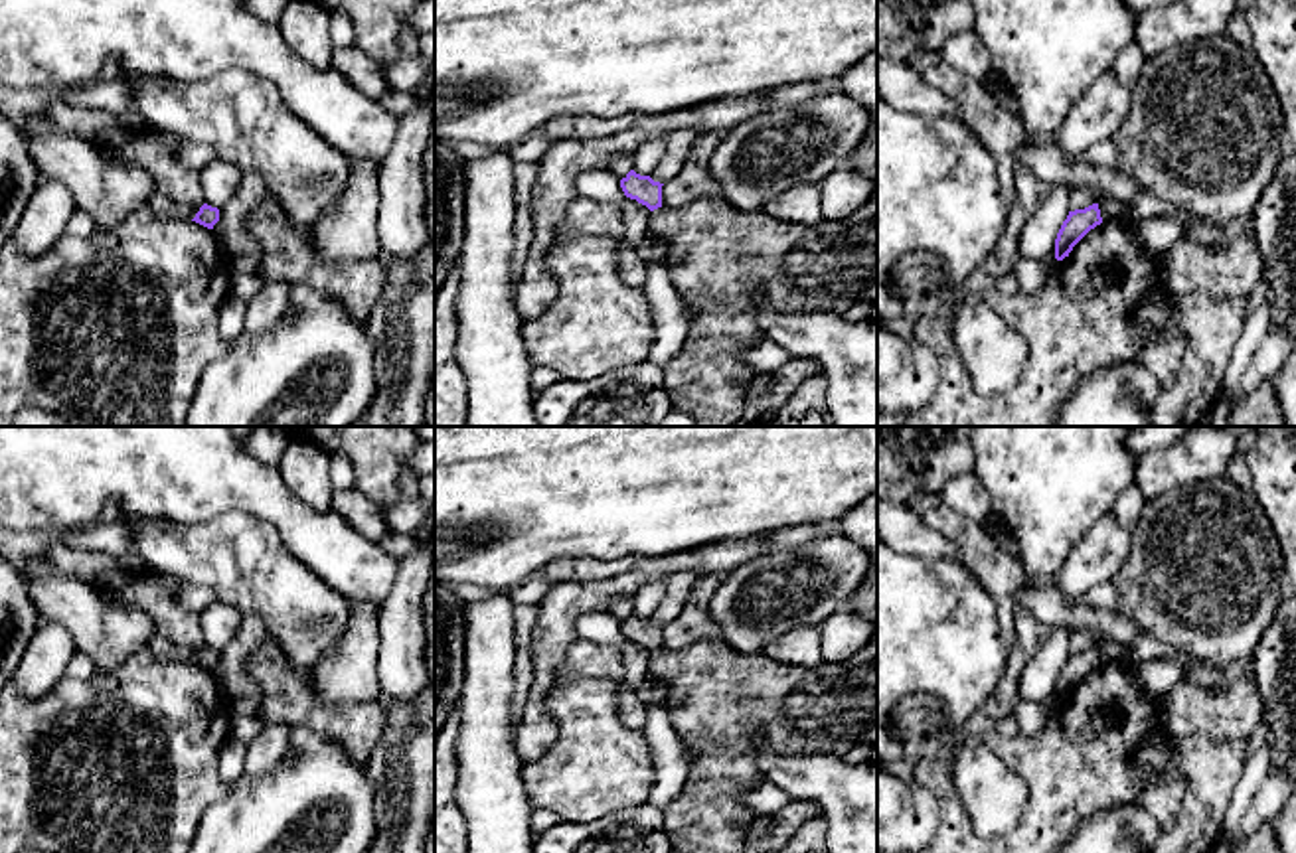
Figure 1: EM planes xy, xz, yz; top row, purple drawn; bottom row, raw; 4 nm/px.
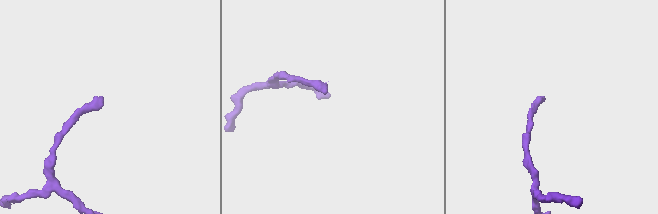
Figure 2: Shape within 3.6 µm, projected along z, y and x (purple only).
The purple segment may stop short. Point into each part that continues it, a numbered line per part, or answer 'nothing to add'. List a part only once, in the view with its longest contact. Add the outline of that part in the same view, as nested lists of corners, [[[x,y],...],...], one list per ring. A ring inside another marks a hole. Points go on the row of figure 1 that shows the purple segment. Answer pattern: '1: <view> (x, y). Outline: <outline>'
nothing to add

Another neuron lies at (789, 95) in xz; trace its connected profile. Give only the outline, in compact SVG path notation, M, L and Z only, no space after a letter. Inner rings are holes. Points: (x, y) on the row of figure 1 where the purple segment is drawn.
M818 79L818 81L784 85L765 93L765 107L767 111L786 109L800 105L804 101L812 101L822 95L830 95L838 89L840 89L838 79Z

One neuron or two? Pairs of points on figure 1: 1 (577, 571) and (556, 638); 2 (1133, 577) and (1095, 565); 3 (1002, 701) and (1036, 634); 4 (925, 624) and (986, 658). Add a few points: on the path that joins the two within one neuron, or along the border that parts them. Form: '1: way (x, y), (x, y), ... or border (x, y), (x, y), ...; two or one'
1: border (619, 573), (587, 583), (552, 583); two
2: border (1129, 532), (1129, 555), (1109, 581); two
3: way (1006, 686), (1024, 650); one
4: way (941, 640), (955, 654), (971, 656); one

